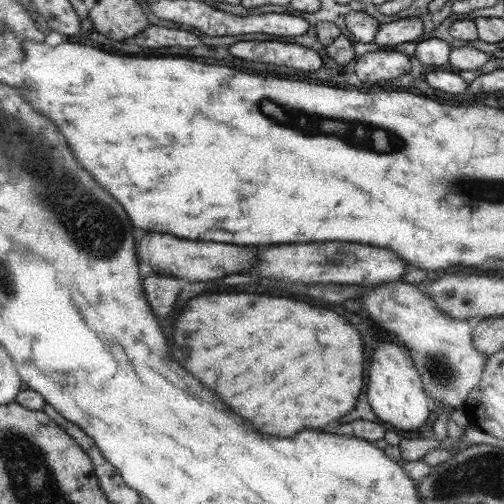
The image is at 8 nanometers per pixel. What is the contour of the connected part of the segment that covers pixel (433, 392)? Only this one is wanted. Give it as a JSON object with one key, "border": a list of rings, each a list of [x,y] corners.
{"border":[[[404,280],[367,287],[365,294],[358,299],[364,303],[370,316],[385,328],[384,331],[393,332],[396,340],[412,351],[412,360],[418,368],[424,390],[434,403],[451,410],[464,410],[469,394],[481,384],[484,365],[490,357],[478,350],[473,342],[475,321],[457,319],[445,313],[422,290],[422,286]]]}

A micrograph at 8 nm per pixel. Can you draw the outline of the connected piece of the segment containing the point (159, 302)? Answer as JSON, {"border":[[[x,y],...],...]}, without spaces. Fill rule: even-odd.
{"border":[[[146,276],[143,280],[144,292],[151,309],[156,316],[168,316],[174,312],[174,302],[181,292],[182,286],[172,278],[160,278],[160,276]]]}

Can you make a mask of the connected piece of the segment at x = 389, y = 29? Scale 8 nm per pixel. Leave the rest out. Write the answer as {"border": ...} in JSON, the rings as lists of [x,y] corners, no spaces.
{"border":[[[413,16],[380,25],[373,42],[378,46],[394,46],[412,42],[420,34],[423,34],[423,22],[421,18]]]}

